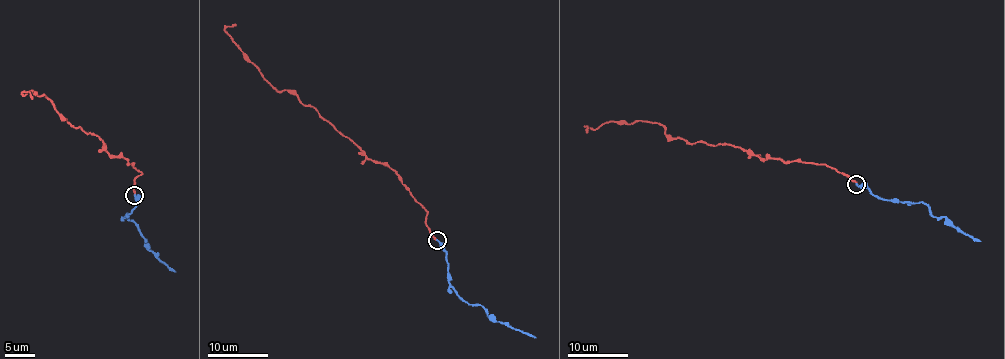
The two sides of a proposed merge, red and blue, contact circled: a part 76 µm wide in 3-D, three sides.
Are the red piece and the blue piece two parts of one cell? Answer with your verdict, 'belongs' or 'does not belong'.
belongs

